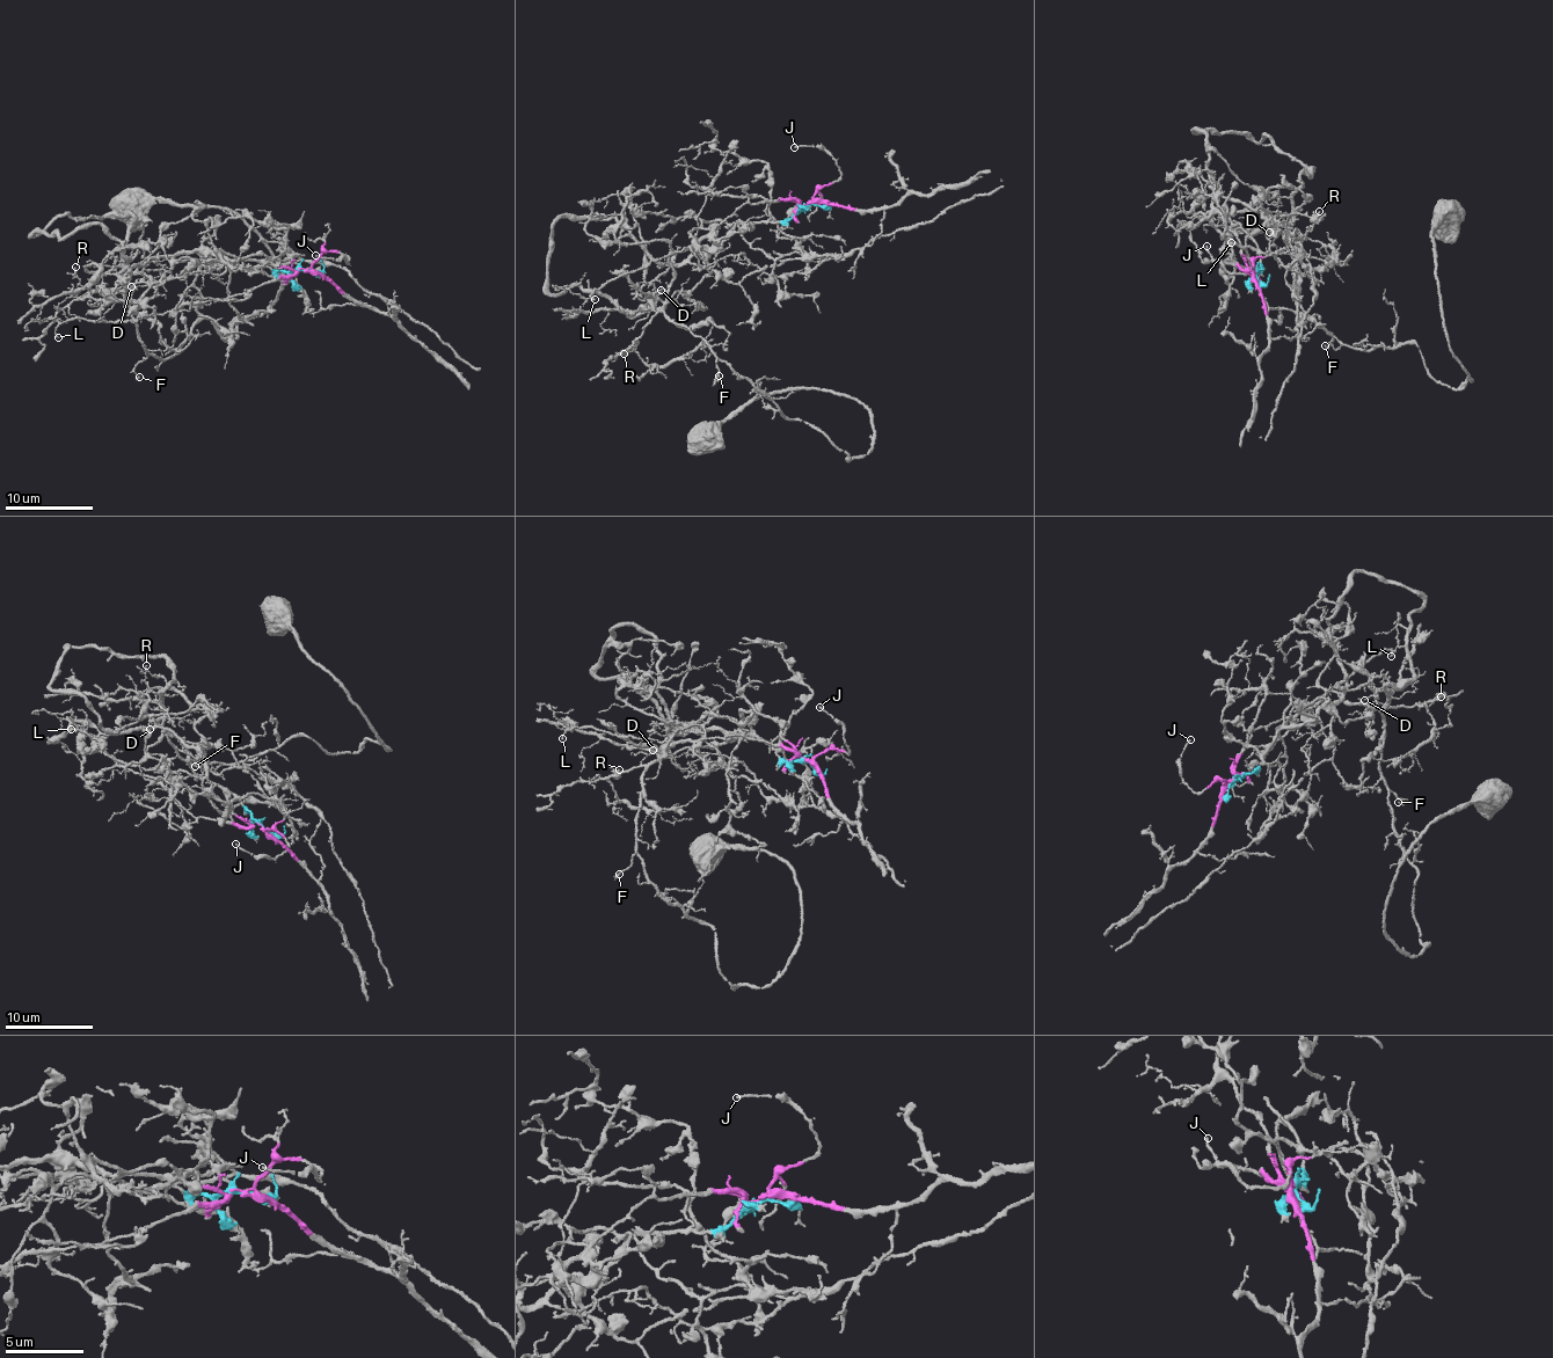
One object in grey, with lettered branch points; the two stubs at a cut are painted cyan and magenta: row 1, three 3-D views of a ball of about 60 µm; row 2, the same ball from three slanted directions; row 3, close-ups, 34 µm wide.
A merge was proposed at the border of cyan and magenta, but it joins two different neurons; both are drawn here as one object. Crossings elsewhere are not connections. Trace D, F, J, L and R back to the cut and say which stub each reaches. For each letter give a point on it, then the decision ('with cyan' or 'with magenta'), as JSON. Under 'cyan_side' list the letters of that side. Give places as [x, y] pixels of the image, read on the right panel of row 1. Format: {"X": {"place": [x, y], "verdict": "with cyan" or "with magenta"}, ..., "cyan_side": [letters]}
{"D": {"place": [1269, 232], "verdict": "with cyan"}, "F": {"place": [1325, 345], "verdict": "with cyan"}, "J": {"place": [1207, 246], "verdict": "with magenta"}, "L": {"place": [1231, 242], "verdict": "with magenta"}, "R": {"place": [1319, 211], "verdict": "with cyan"}, "cyan_side": ["D", "F", "R"]}

